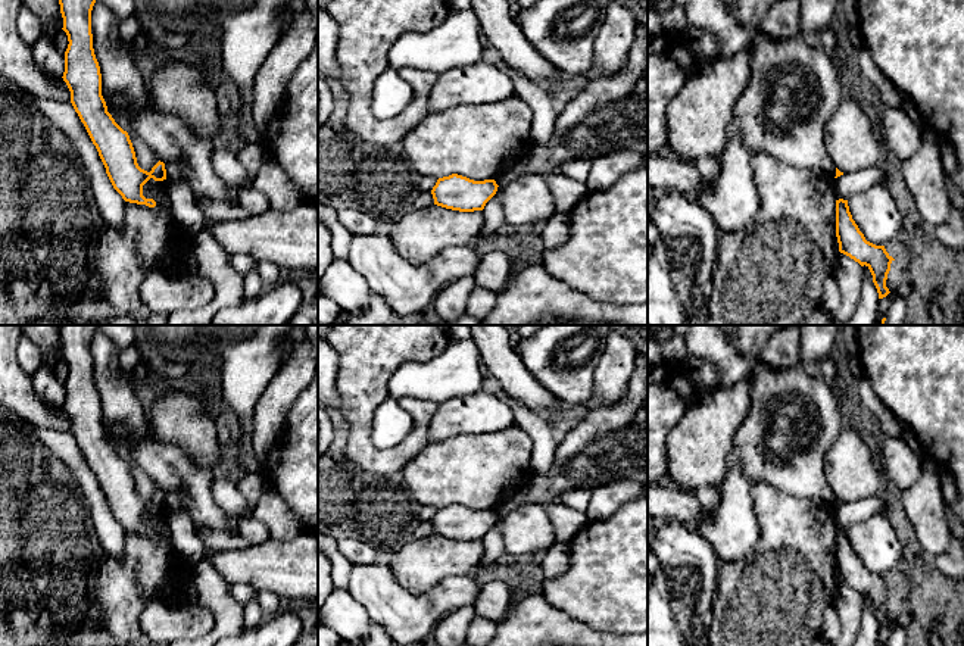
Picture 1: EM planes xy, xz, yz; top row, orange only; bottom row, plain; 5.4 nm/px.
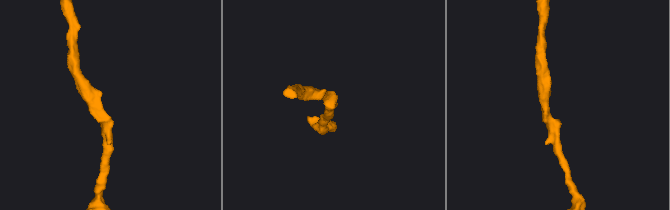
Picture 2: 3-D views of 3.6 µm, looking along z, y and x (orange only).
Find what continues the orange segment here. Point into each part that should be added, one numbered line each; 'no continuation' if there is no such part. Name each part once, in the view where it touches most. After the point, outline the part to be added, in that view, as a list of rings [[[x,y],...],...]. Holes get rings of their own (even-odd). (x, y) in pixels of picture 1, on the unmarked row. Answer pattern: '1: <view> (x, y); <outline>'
no continuation

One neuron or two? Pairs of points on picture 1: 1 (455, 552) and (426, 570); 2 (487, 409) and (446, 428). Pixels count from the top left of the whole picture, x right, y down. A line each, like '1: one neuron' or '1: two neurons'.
1: one neuron
2: one neuron

